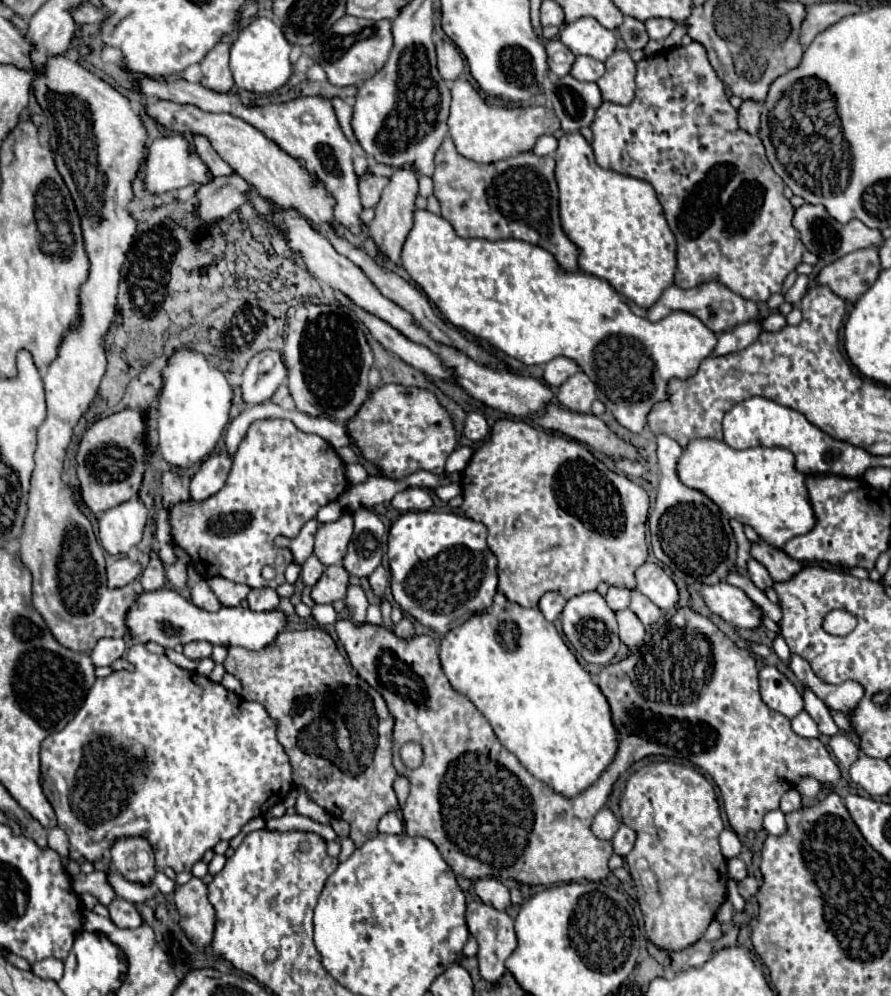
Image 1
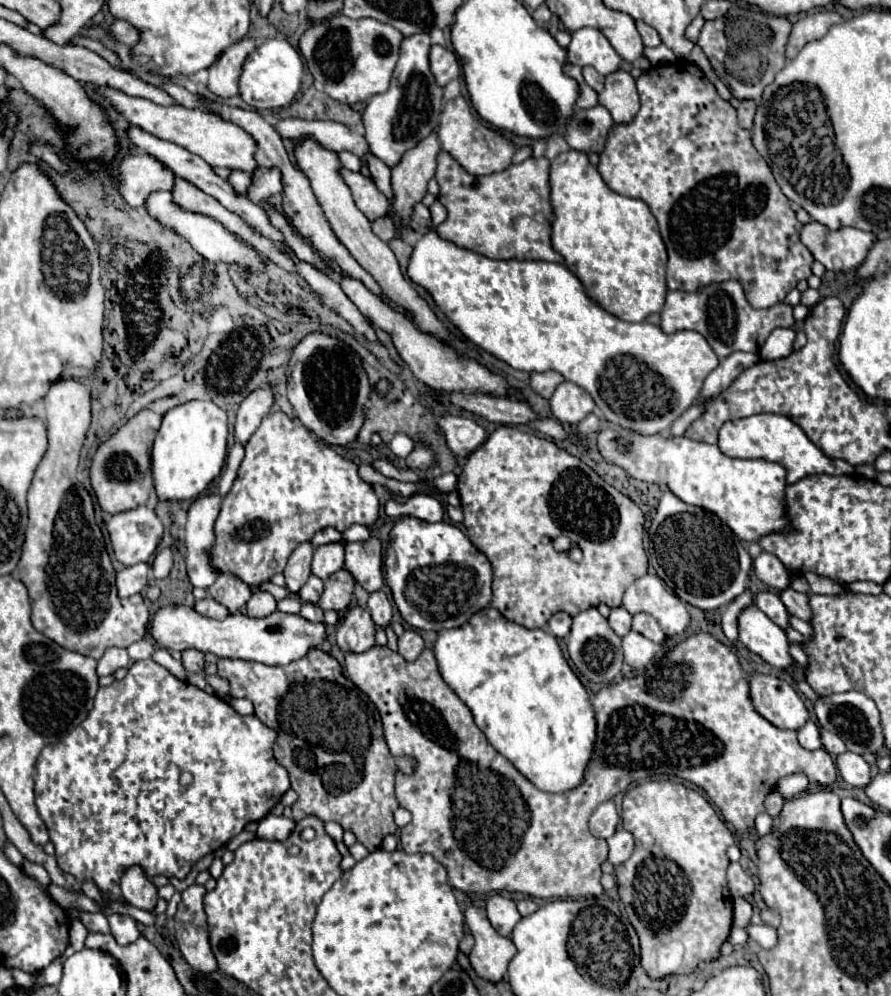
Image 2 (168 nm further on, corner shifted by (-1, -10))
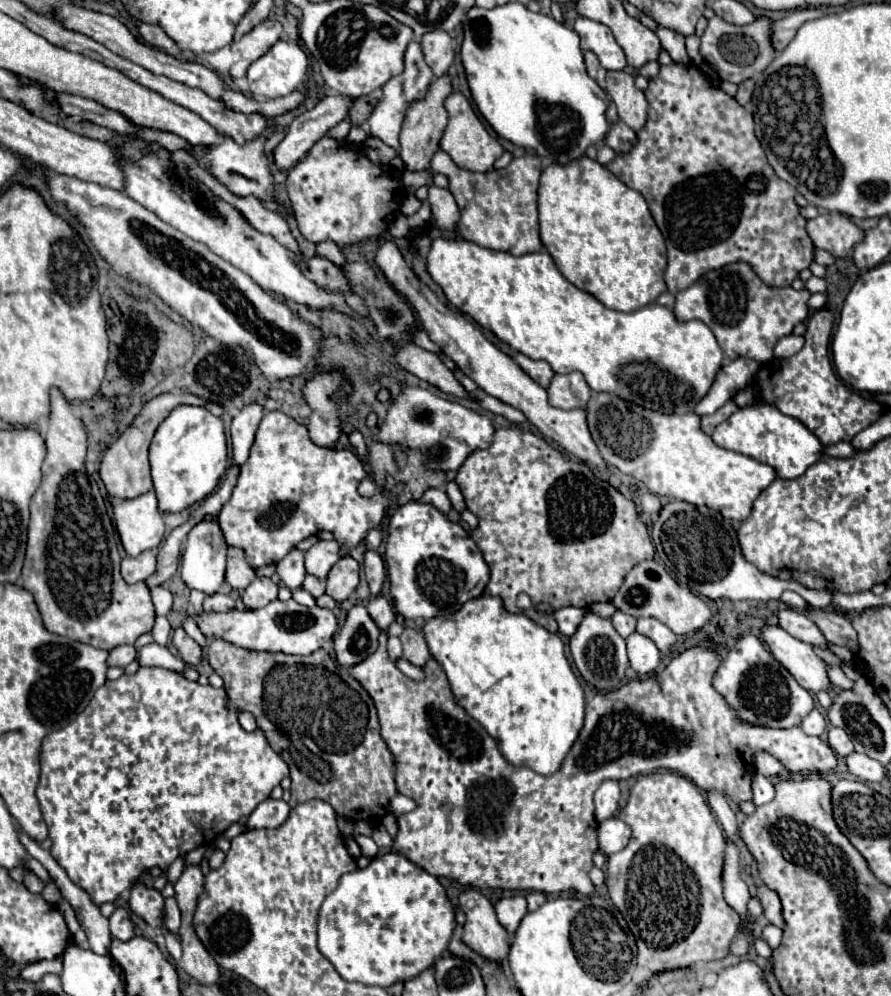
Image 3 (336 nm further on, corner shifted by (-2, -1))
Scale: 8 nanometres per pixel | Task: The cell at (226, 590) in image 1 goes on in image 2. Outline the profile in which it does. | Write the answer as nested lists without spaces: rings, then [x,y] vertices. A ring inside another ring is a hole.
[[[219,574],[217,582],[209,588],[209,594],[223,606],[229,608],[229,612],[237,612],[247,604],[251,598],[251,588],[243,584],[235,574]]]

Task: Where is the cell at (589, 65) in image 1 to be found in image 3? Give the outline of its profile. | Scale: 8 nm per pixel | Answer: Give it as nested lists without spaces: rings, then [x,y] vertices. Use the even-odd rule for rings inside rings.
[[[586,51],[586,53],[584,53],[584,61],[586,61],[586,69],[588,69],[588,75],[590,75],[592,79],[598,79],[598,75],[600,75],[602,67],[600,67],[600,61],[596,59],[596,55],[594,55],[592,51]]]

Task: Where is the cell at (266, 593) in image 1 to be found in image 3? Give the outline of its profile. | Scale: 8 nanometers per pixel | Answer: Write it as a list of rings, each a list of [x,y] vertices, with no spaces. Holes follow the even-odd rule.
[[[256,577],[242,595],[242,601],[248,609],[260,609],[264,605],[268,605],[270,601],[274,601],[278,597],[278,585],[272,583],[272,579],[268,577]]]

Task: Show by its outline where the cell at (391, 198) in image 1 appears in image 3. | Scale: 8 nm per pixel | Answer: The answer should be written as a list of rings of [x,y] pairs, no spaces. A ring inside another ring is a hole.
[[[448,77],[434,79],[434,83],[428,89],[426,97],[416,101],[416,103],[412,103],[412,107],[408,109],[408,119],[404,121],[404,127],[402,127],[402,133],[400,133],[400,159],[404,161],[408,171],[428,171],[430,169],[432,155],[440,149],[442,131],[446,127],[444,99],[450,93],[452,93],[452,87],[450,87],[450,79]]]

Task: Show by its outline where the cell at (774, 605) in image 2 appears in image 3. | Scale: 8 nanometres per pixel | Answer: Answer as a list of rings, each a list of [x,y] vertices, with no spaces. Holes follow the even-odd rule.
[[[784,607],[784,609],[778,609],[776,617],[778,617],[778,625],[782,629],[786,629],[790,635],[824,649],[824,643],[826,643],[824,635],[820,633],[820,629],[804,613],[794,611],[790,607]]]

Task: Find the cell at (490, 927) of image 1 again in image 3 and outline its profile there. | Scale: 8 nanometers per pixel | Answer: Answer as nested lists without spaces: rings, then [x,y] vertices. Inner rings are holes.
[[[478,889],[464,891],[458,901],[466,913],[462,941],[484,959],[502,963],[508,957],[512,937],[498,923],[492,903]]]

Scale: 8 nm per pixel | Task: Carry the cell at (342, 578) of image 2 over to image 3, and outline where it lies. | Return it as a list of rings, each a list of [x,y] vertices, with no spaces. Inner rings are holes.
[[[350,555],[342,557],[328,573],[326,593],[338,603],[348,599],[354,593],[354,589],[358,587],[358,571],[360,567]]]

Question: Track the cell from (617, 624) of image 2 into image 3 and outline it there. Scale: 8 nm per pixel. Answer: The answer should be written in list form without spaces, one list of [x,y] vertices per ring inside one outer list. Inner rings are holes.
[[[616,611],[612,617],[610,617],[612,625],[616,627],[616,631],[622,635],[622,637],[628,637],[632,631],[636,631],[636,619],[628,613],[622,613],[622,611]]]

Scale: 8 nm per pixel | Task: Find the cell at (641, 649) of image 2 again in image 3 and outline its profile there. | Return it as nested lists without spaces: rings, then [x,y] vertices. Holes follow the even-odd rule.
[[[634,631],[632,635],[626,637],[626,645],[628,645],[630,665],[638,675],[648,675],[656,671],[660,663],[660,651],[656,643],[652,643],[652,639]]]

